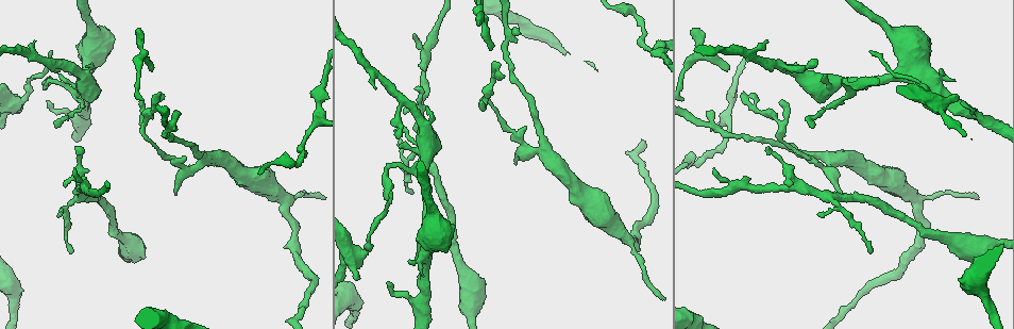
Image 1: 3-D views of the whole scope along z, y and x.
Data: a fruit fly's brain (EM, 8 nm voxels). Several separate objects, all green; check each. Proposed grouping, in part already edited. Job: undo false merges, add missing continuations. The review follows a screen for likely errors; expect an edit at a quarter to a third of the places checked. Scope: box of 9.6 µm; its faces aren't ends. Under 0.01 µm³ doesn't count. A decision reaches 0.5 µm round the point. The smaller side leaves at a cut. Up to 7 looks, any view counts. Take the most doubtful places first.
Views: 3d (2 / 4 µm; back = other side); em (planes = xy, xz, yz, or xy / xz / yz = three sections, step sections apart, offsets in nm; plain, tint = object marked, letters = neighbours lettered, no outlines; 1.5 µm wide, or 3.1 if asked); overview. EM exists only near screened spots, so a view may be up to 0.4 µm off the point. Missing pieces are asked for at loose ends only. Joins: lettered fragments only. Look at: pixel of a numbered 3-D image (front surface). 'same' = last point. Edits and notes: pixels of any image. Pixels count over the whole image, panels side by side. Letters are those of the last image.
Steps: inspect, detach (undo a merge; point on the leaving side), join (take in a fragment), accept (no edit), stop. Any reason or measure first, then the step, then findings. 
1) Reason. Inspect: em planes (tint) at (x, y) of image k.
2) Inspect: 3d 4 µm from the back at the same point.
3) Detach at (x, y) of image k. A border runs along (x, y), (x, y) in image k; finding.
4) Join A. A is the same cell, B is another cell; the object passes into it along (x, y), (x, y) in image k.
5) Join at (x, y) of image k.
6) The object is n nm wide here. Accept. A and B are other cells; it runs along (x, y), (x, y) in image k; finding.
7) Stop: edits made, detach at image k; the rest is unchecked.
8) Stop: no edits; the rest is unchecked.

Inspect: em xz step 8 (tint) at (50, 53) of image 1.

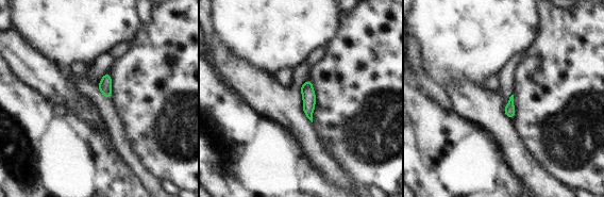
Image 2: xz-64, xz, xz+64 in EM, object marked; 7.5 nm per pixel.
Cut it another way. Inspect: em planes (letters) at the same point.

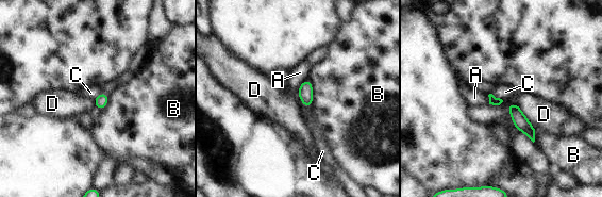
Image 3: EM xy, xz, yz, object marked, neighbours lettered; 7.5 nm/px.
The object is 90 nm wide here. Accept. A, B, C and D are other cells; a border runs along (297, 89), (301, 102), (311, 107) in image 3; no lettered fragment goes on from it.

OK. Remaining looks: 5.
Branch stops here. Inspect: em planes (tint) at (74, 148) of image 1.

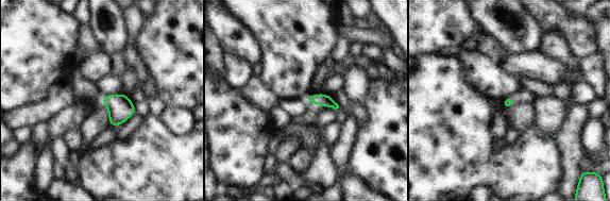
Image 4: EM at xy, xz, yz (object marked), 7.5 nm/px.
What lies round it. Inspect: em planes (letters) at the same point.

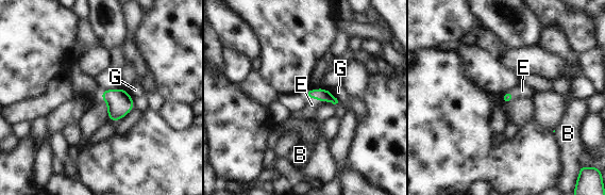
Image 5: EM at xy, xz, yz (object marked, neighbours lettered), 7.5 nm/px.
The longest contact is with E, 220 nm. Join at (312, 104) of image 5. E is the same cell, B and G are other cells; it goes on there.

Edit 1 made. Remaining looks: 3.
Inspect: overview.

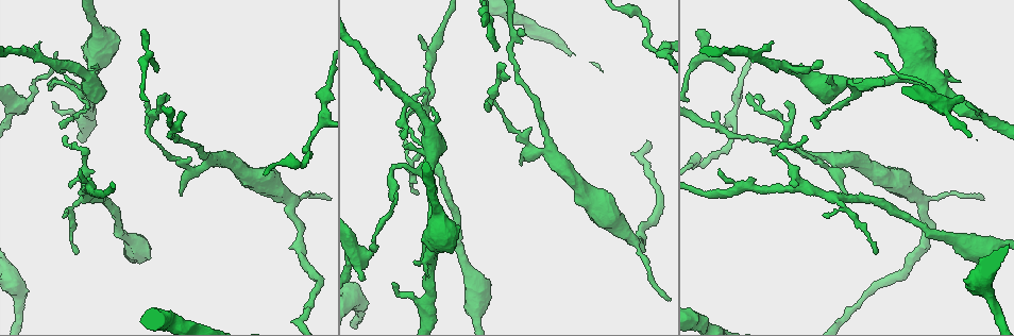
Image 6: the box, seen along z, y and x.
A fork. Inspect: em xy step 8 (tint) at (412, 105) of image 6.

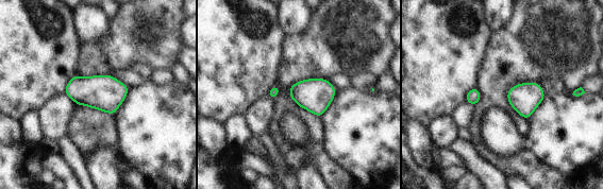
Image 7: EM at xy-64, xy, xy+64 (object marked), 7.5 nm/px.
Inspect: em planes (letters) at the same point.

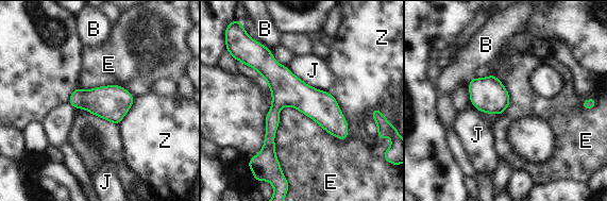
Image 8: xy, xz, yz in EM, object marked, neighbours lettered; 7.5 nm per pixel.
The longest contact is with E, 550 nm. Accept. B, E, J and Z are other cells; a border runs along (348, 137), (282, 106), (274, 154) in image 8; continuous, no second neuron.

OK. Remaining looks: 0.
Stop: edits made, join at image 5; the rest is unchecked.

